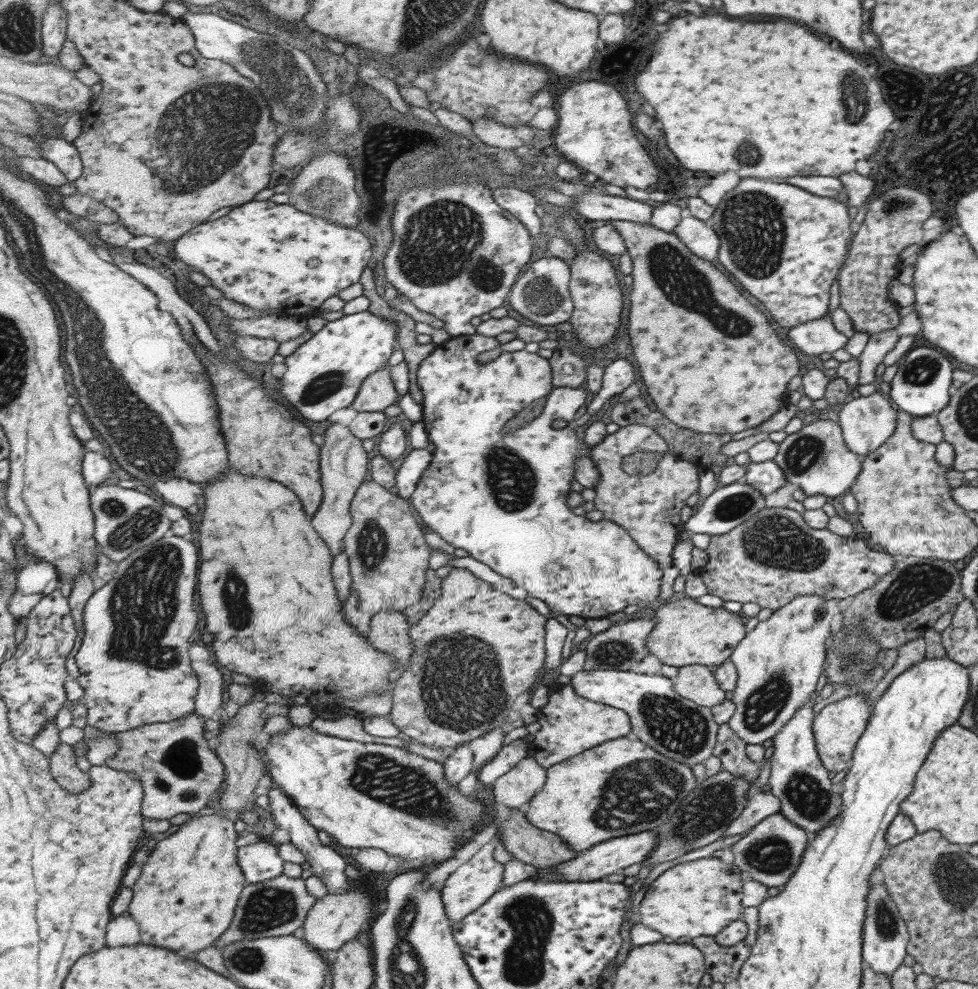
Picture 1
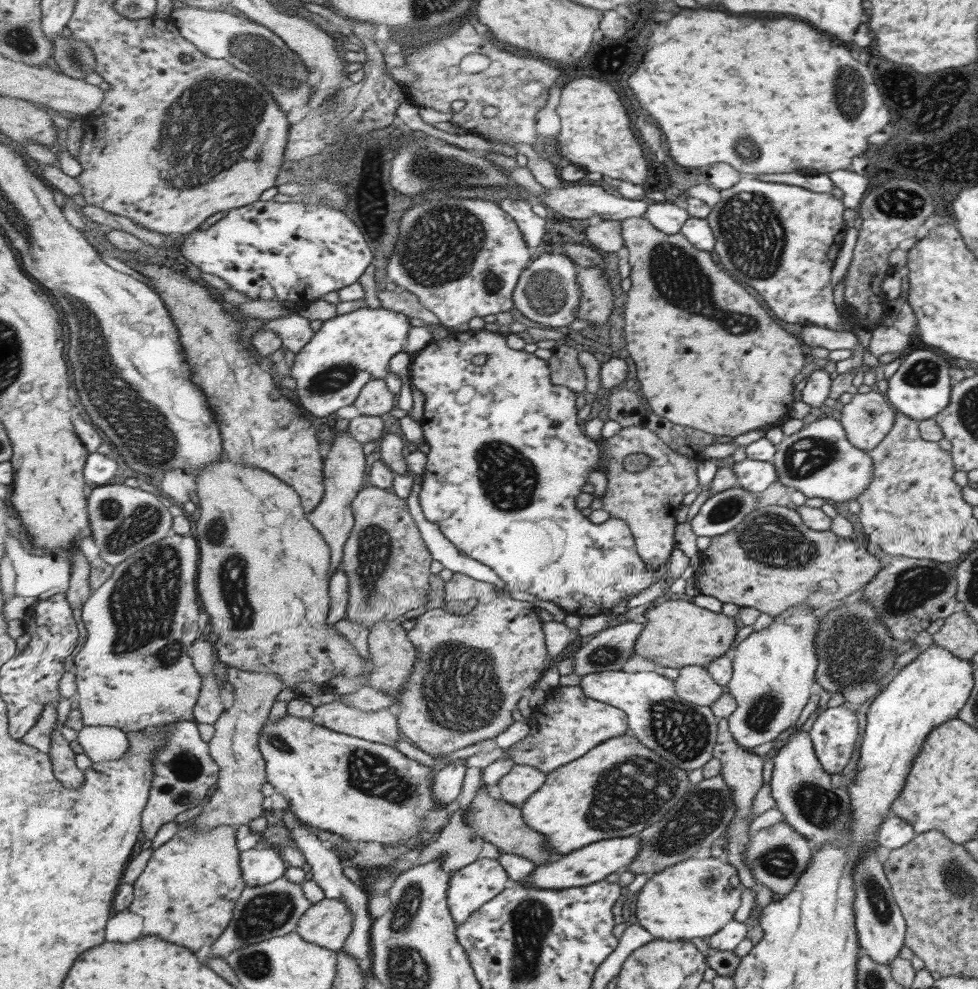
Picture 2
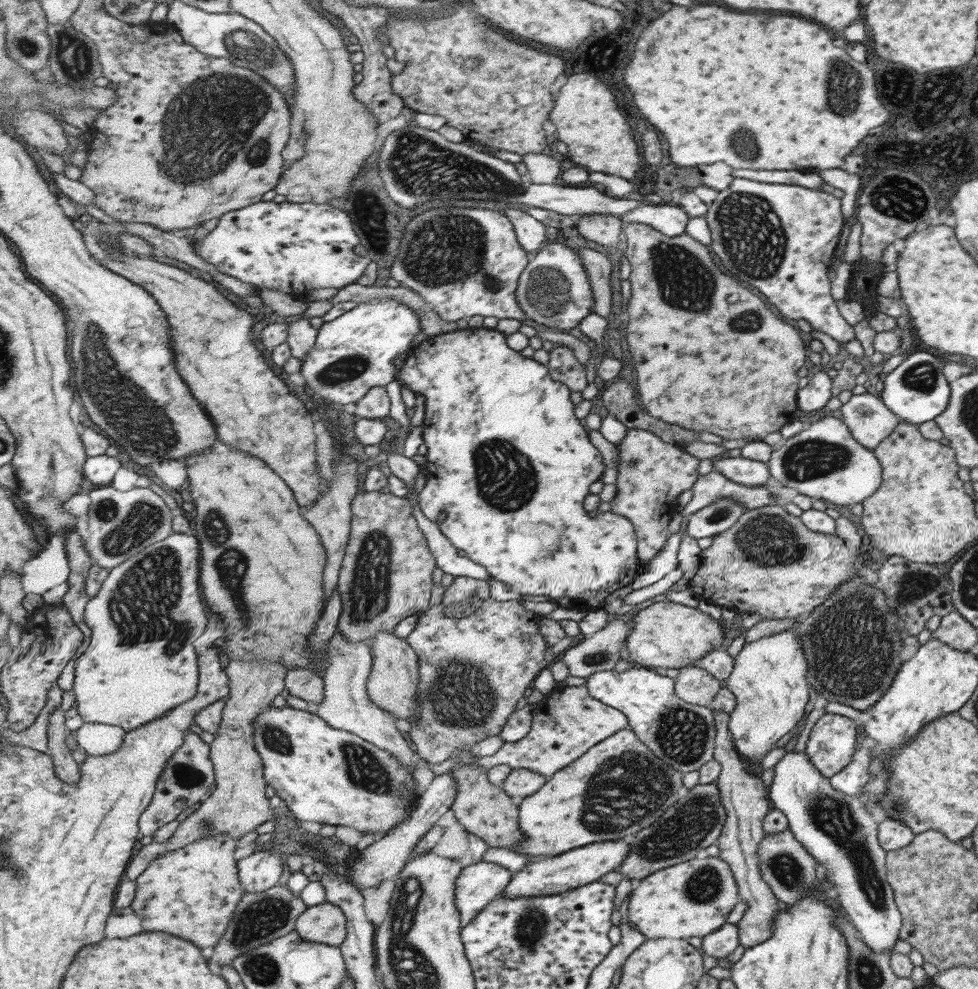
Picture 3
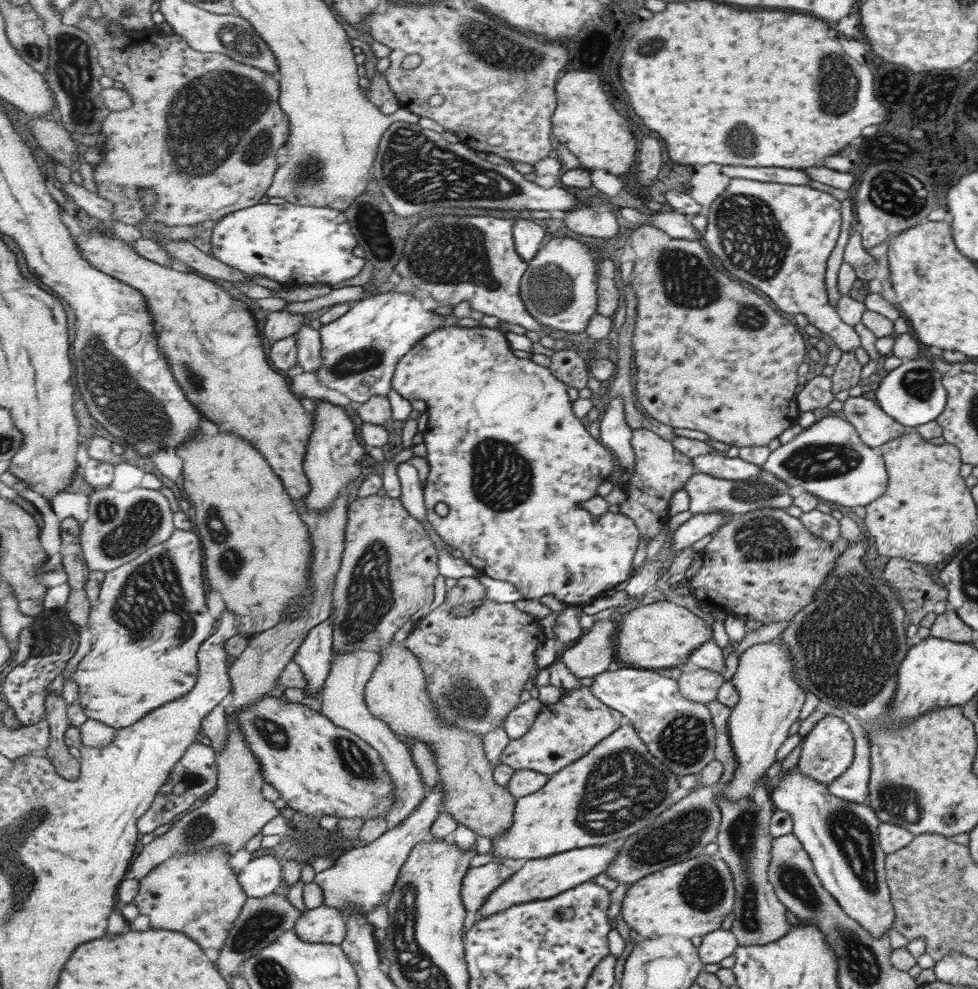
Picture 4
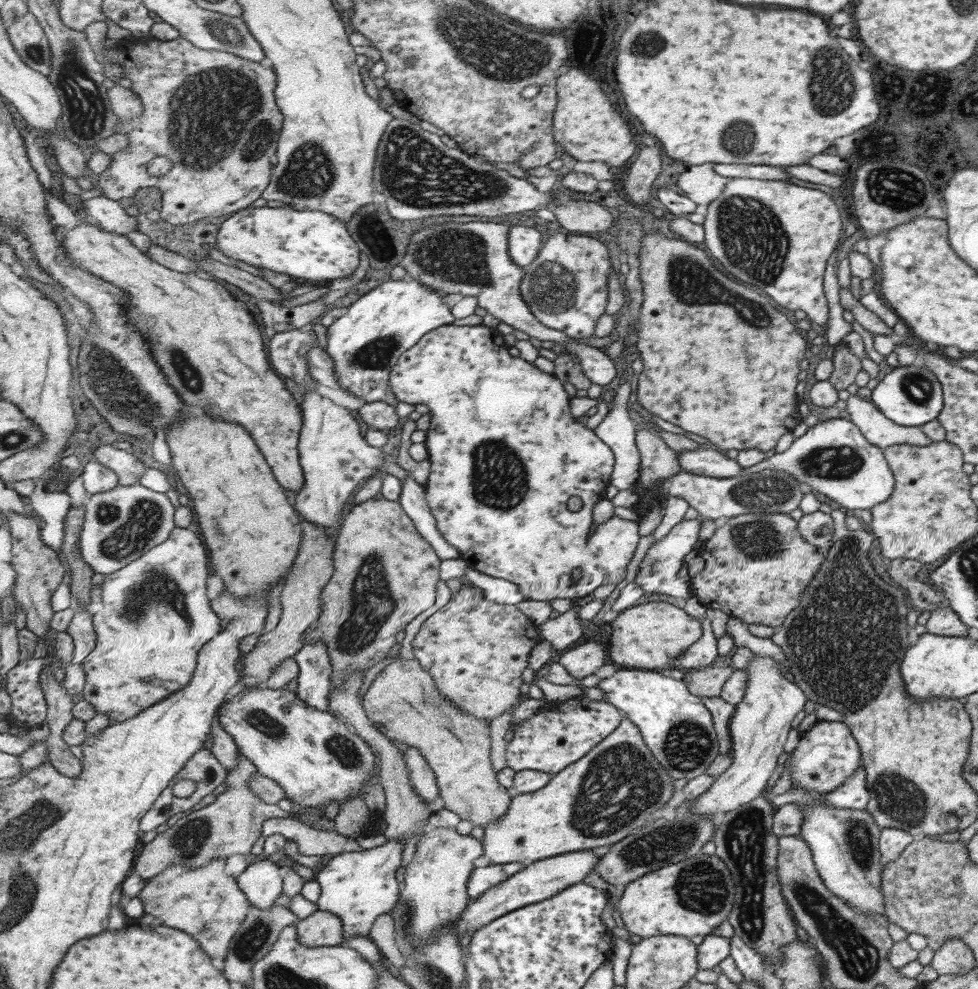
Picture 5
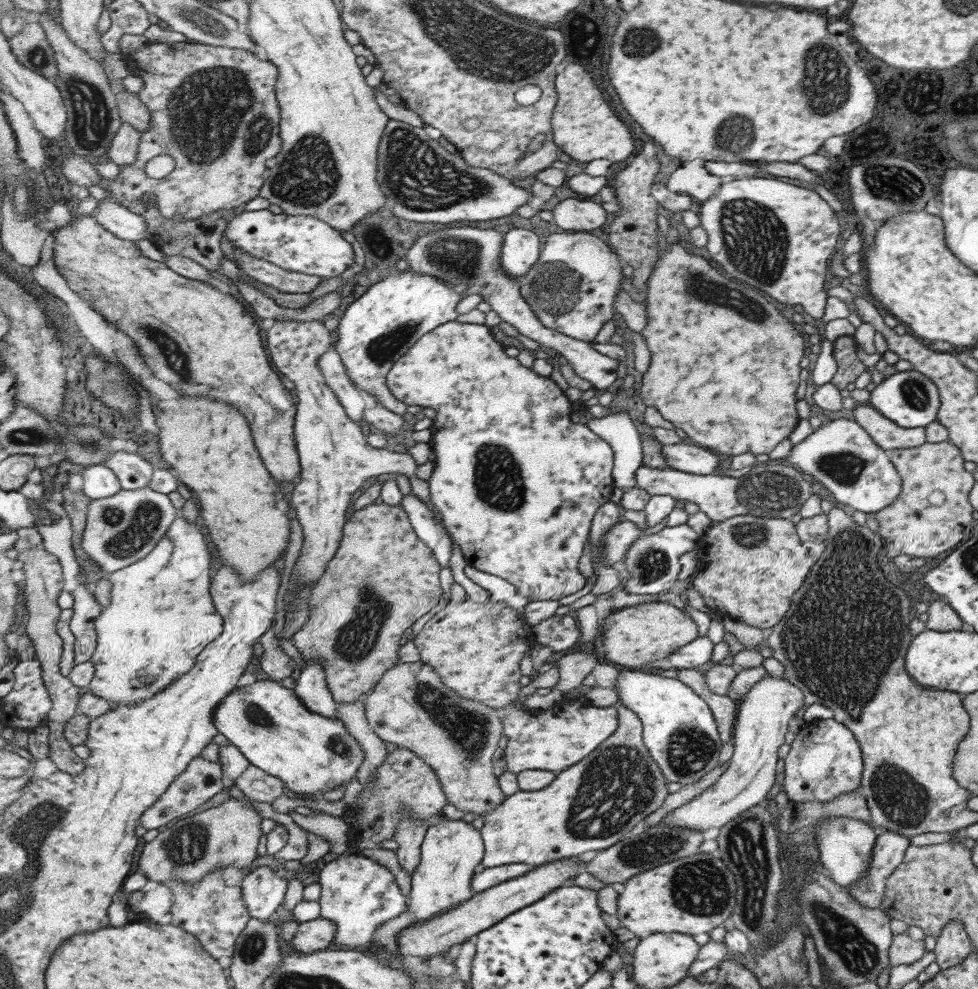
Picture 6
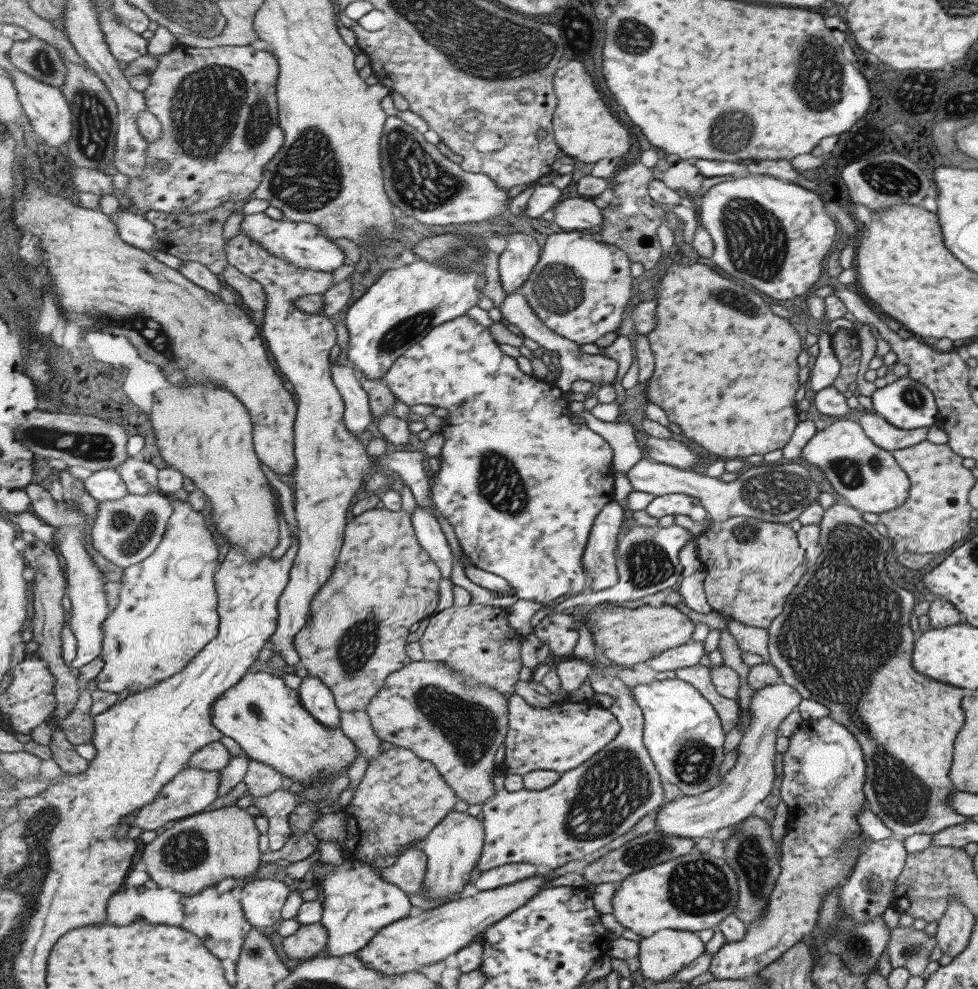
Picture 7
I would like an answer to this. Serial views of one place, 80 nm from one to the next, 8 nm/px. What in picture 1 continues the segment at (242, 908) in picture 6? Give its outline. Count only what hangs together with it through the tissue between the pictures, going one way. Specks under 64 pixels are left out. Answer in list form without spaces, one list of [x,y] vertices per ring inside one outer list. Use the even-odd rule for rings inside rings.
[[[214,814],[191,816],[174,833],[160,838],[147,854],[128,910],[141,925],[143,944],[187,950],[192,957],[228,931],[248,883],[238,865],[237,836],[233,819]]]

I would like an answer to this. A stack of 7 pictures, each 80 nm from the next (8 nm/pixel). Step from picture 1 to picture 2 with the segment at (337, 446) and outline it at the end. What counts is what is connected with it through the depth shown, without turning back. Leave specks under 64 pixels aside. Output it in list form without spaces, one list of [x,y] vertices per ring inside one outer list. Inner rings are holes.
[[[341,431],[332,442],[330,453],[324,460],[324,475],[326,478],[326,494],[315,511],[307,514],[307,518],[315,525],[332,552],[331,576],[344,562],[346,544],[354,530],[355,518],[352,506],[356,497],[362,493],[367,470],[367,456],[363,452],[363,443],[359,442],[350,431]]]

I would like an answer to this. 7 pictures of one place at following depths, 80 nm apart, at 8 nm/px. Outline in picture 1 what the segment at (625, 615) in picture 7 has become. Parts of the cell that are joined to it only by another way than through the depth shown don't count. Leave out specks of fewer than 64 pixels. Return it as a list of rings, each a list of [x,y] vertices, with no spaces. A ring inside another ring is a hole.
[[[670,599],[660,604],[652,618],[655,621],[655,630],[648,636],[650,654],[656,656],[661,663],[676,666],[679,669],[689,665],[703,665],[712,667],[722,664],[730,658],[730,654],[738,646],[738,642],[746,636],[745,620],[738,614],[730,614],[721,608],[709,608],[692,599]]]

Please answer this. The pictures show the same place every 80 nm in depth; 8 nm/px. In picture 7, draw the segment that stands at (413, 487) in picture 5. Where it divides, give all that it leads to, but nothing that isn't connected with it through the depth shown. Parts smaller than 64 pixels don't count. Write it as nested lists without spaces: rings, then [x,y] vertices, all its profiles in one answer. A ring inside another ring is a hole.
[[[422,507],[415,508],[412,519],[419,543],[429,552],[431,559],[439,565],[443,577],[451,579],[455,556],[451,545],[447,542],[445,532],[441,530],[439,520]]]

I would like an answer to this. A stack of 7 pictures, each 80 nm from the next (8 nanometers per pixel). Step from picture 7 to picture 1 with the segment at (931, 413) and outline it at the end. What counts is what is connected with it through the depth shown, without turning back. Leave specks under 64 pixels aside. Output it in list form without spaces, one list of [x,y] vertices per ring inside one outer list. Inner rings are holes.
[[[928,347],[909,349],[895,367],[896,373],[889,382],[887,398],[897,410],[909,413],[912,417],[922,417],[938,413],[949,402],[952,370],[949,360],[941,352]]]

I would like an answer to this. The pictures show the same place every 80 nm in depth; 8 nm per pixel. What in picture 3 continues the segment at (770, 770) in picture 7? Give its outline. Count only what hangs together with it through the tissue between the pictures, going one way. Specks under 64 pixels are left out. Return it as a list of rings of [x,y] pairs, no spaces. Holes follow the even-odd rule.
[[[795,625],[776,634],[743,643],[741,650],[732,658],[732,671],[726,678],[725,687],[734,694],[736,700],[734,709],[729,714],[729,731],[732,734],[735,751],[757,771],[761,770],[761,760],[773,749],[773,744],[789,730],[793,730],[797,721],[801,719],[809,699],[806,679],[808,662],[794,631]]]

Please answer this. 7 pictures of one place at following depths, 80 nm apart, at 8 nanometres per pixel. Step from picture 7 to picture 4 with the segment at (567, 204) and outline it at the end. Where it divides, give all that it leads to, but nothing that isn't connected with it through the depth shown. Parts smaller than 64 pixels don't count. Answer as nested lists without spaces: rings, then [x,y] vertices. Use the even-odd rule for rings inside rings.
[[[584,205],[565,212],[565,215],[569,228],[577,234],[600,239],[614,239],[619,234],[617,216],[611,214],[610,209]]]

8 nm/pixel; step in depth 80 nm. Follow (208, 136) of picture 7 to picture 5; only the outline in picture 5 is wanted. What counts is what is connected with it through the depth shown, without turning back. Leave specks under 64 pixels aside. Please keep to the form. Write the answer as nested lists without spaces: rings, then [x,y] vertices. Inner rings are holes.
[[[130,37],[126,41],[116,44],[115,48],[103,47],[103,53],[106,58],[110,58],[114,62],[117,61],[122,68],[125,68],[124,77],[132,82],[131,88],[139,95],[144,106],[141,116],[130,119],[119,118],[116,132],[127,134],[129,145],[131,146],[128,149],[116,152],[108,169],[95,177],[97,187],[107,198],[120,202],[131,216],[139,216],[141,208],[137,204],[137,194],[143,188],[158,188],[161,199],[160,218],[175,226],[182,226],[201,221],[204,218],[211,218],[211,216],[225,216],[225,214],[231,214],[231,212],[238,213],[240,210],[253,206],[259,198],[263,197],[263,193],[266,192],[266,188],[270,185],[272,170],[274,170],[274,165],[271,164],[274,161],[271,160],[271,156],[277,154],[277,144],[279,144],[281,130],[284,126],[284,114],[278,105],[276,94],[278,75],[270,63],[257,63],[225,50],[205,50],[182,37],[169,40],[169,42],[161,42],[161,40],[156,40],[152,37]],[[158,156],[166,156],[173,163],[173,168],[167,174],[163,174],[163,176],[149,174],[149,163]]]

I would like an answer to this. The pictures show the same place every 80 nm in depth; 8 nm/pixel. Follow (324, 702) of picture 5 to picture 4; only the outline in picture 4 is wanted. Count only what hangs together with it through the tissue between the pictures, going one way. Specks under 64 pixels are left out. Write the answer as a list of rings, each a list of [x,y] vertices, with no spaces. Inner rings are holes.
[[[330,617],[310,630],[294,656],[307,677],[309,692],[316,692],[316,696],[322,694],[331,672],[334,663],[333,648],[334,627]]]

